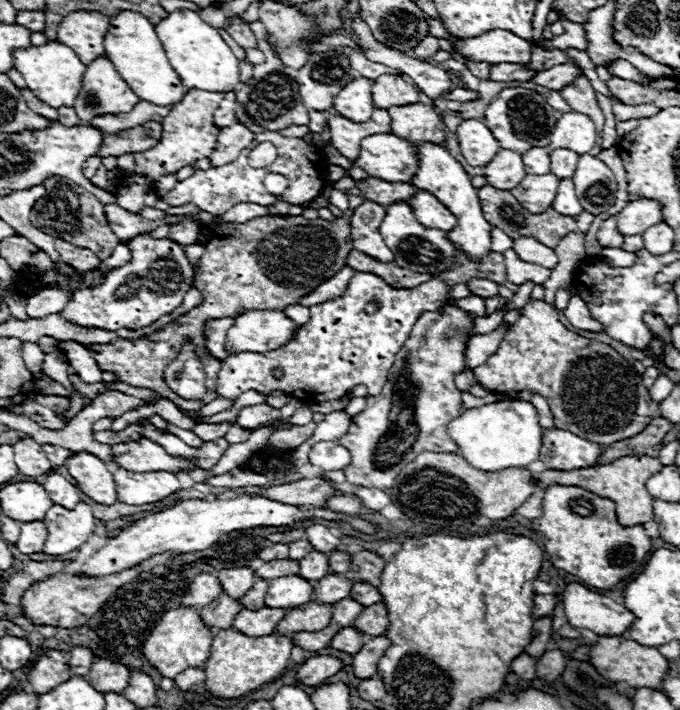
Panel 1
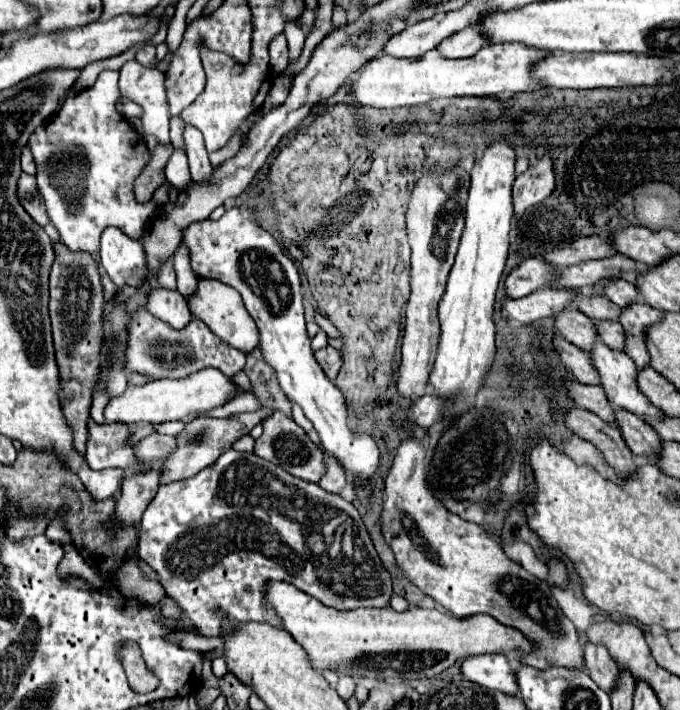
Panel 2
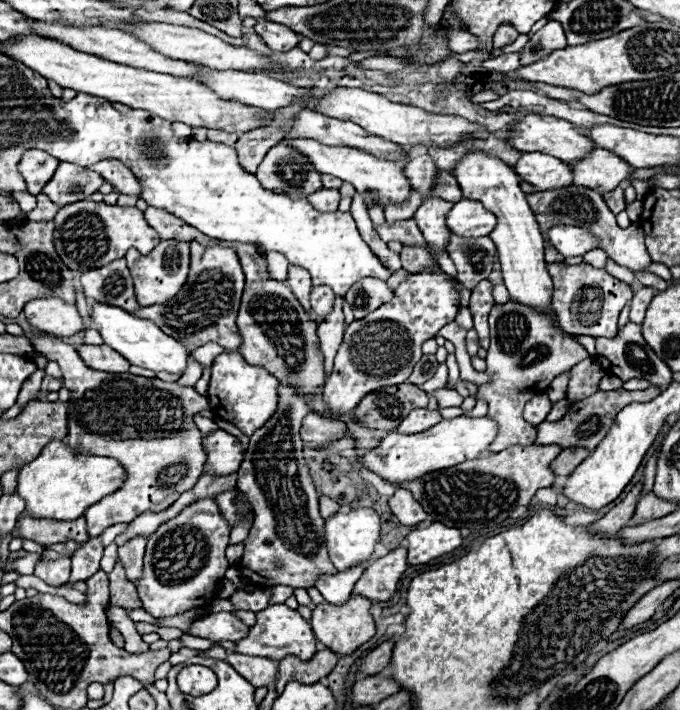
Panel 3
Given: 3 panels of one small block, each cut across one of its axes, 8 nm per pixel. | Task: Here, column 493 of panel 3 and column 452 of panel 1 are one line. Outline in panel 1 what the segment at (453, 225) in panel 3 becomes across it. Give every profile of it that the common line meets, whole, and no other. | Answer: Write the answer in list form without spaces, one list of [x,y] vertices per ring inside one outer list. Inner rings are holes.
[[[418,190],[416,196],[410,198],[410,204],[412,204],[416,220],[420,220],[428,228],[438,228],[442,232],[450,232],[458,224],[454,214],[434,194],[430,194],[426,190]]]

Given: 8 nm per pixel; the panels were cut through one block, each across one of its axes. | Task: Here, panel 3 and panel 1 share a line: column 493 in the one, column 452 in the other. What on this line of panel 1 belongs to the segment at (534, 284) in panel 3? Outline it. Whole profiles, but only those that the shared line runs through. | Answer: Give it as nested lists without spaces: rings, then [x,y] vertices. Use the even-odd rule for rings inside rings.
[[[420,142],[414,146],[416,146],[416,154],[418,154],[420,164],[418,164],[418,170],[410,182],[416,188],[422,188],[422,190],[428,190],[430,194],[436,194],[436,198],[440,198],[440,202],[444,202],[444,206],[448,206],[448,210],[452,210],[452,214],[458,218],[460,224],[454,230],[446,232],[446,236],[466,256],[470,256],[470,258],[486,256],[490,250],[490,224],[482,216],[482,206],[480,206],[478,196],[476,196],[476,188],[470,184],[470,176],[464,172],[460,162],[456,162],[444,146],[432,144],[432,142],[430,144]]]

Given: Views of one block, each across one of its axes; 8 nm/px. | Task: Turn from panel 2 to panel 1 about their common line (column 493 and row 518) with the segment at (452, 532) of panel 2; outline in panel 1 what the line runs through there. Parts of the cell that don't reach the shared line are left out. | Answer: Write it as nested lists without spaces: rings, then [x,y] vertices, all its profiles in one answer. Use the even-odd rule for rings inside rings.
[[[548,486],[542,498],[542,516],[532,520],[532,530],[540,534],[544,550],[556,568],[582,578],[586,586],[604,590],[636,574],[650,550],[650,538],[642,526],[620,526],[612,500],[578,486]]]

